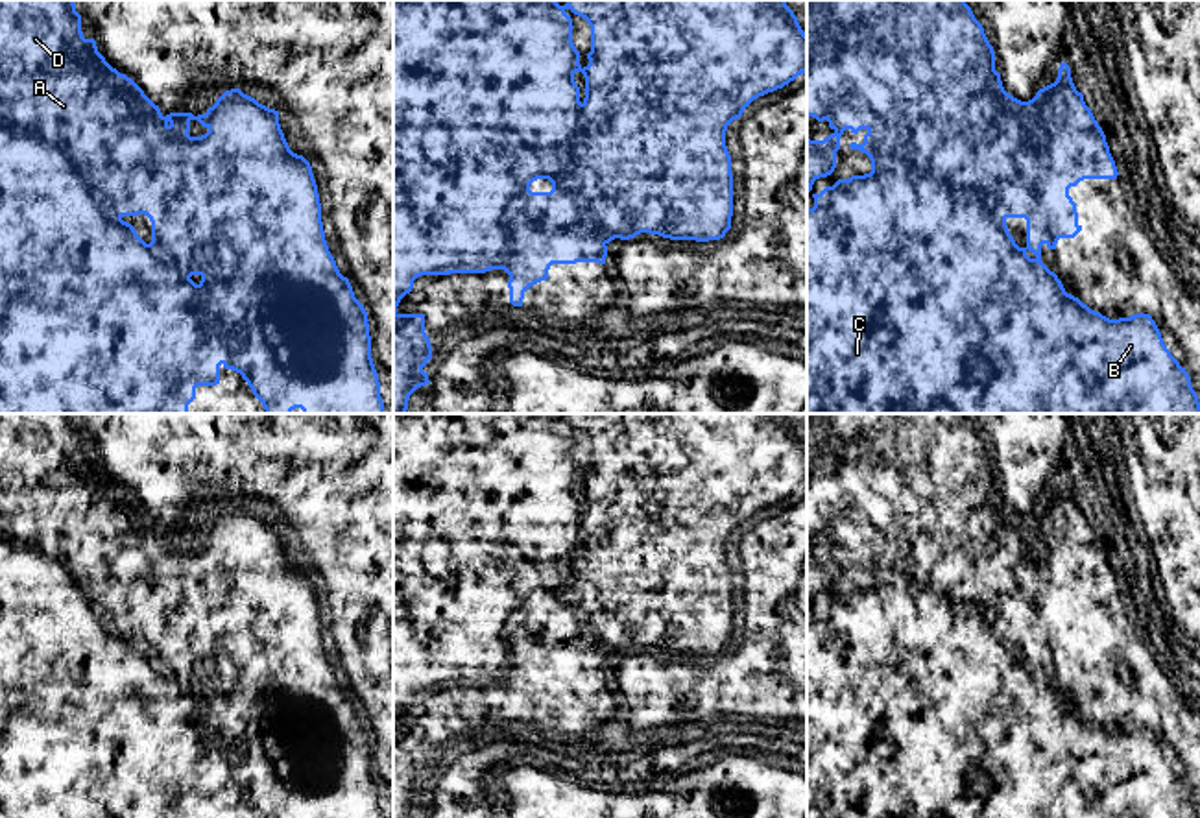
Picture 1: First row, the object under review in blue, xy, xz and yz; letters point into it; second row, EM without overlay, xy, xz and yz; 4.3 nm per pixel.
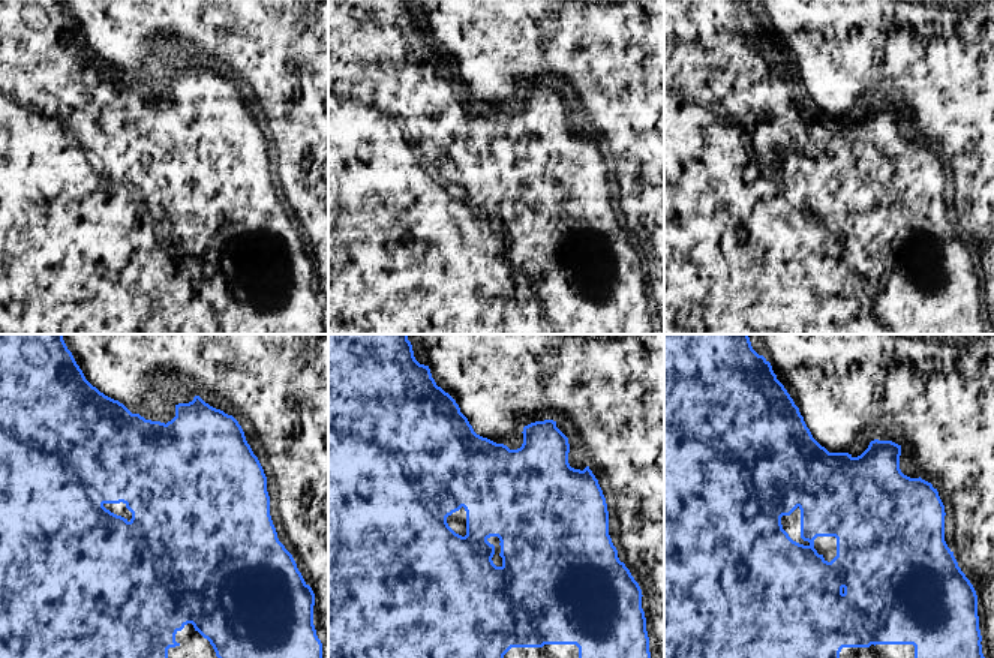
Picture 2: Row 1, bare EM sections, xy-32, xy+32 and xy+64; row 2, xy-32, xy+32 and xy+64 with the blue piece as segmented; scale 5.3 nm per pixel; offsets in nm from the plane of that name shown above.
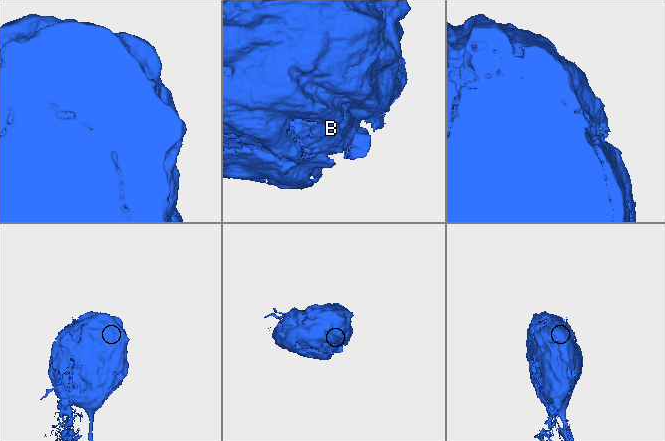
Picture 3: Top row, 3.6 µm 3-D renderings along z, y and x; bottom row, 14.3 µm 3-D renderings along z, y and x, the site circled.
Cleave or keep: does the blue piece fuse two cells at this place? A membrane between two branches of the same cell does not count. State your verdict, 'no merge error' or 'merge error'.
no merge error

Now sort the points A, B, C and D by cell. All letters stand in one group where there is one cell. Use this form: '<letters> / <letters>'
A B C D

